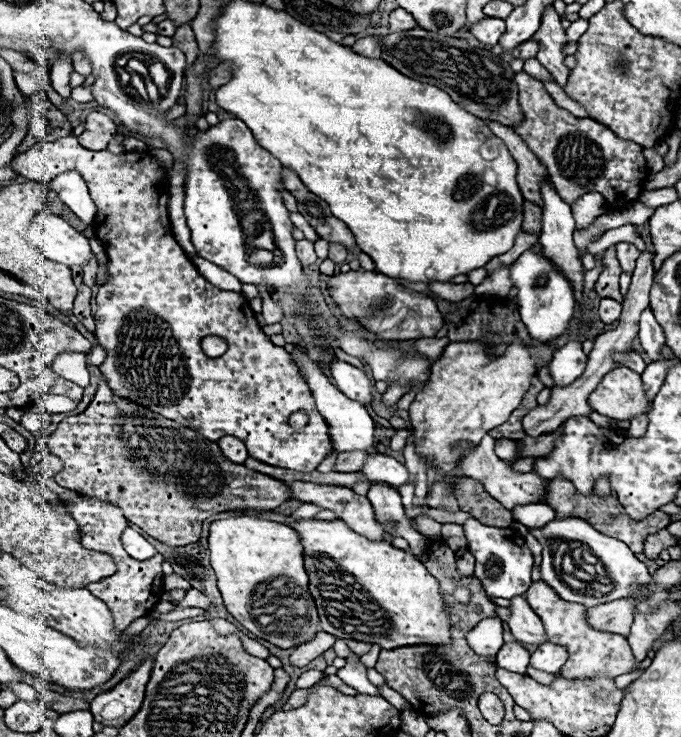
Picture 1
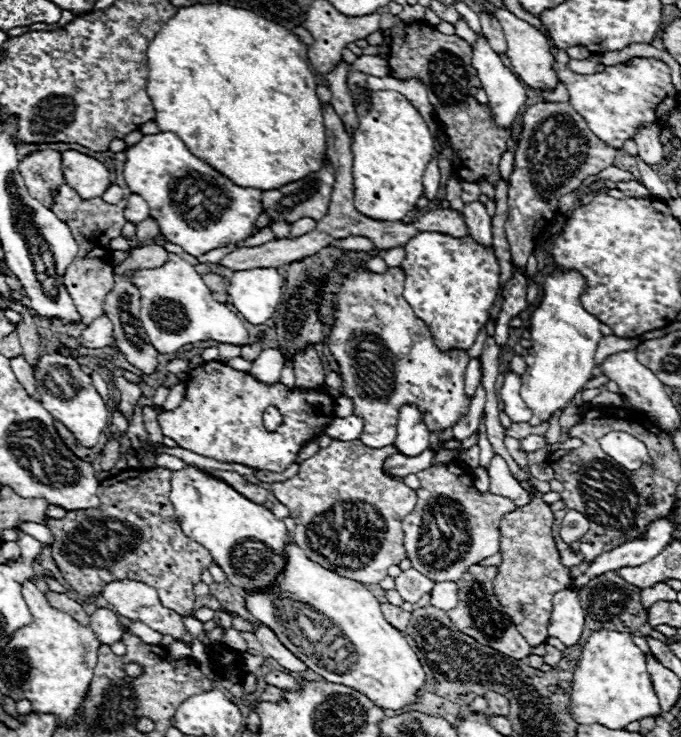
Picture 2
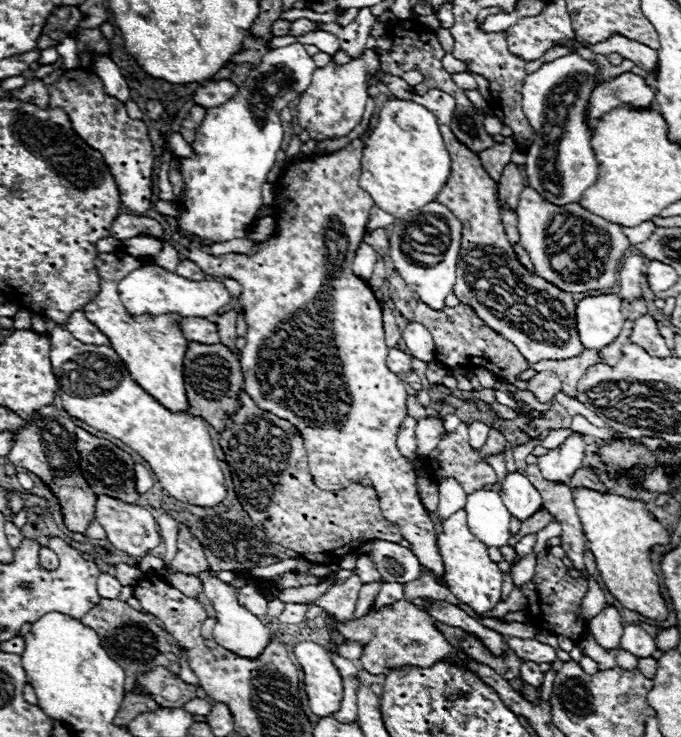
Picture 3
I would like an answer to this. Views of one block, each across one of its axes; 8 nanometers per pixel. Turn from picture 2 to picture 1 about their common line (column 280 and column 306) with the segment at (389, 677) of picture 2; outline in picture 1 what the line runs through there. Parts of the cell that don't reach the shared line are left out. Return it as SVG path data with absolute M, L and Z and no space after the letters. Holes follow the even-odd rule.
M234 516L210 524L208 546L210 564L218 576L224 606L246 630L282 650L306 644L320 632L318 612L308 592L304 546L296 530L254 516ZM280 576L290 578L294 584L268 584Z

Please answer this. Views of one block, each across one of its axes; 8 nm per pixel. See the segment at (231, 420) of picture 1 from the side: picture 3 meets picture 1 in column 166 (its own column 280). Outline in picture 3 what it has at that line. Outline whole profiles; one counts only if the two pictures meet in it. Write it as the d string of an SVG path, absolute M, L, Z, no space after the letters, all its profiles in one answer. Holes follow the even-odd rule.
M362 136L358 140L354 140L350 146L346 146L344 150L338 150L330 156L312 156L306 160L292 160L288 162L288 166L282 170L280 174L280 182L276 182L276 200L280 204L280 212L278 212L278 220L276 220L276 230L272 234L270 240L260 244L258 254L254 256L242 256L242 254L226 254L226 256L210 256L202 250L190 250L188 258L196 264L200 264L200 268L216 278L232 278L242 286L242 294L240 294L240 304L244 308L244 318L248 324L248 334L246 334L246 346L240 352L240 366L242 366L242 374L244 374L244 390L246 394L254 400L254 404L258 408L264 408L270 414L276 414L278 418L288 420L290 424L294 424L304 440L306 446L306 454L308 454L308 468L310 474L316 482L318 488L322 490L342 490L346 486L350 486L352 482L362 482L362 478L368 478L374 486L374 490L378 492L380 498L380 508L384 512L384 516L388 520L392 520L392 524L396 524L402 532L402 536L412 544L412 552L416 552L420 564L424 568L428 568L434 576L442 574L442 558L438 554L436 548L436 532L434 532L434 524L428 516L428 512L424 510L418 492L416 492L416 474L412 470L412 464L406 456L400 454L398 446L396 446L396 438L398 438L398 430L402 420L408 416L408 408L406 408L406 382L402 382L386 364L386 356L388 356L388 346L384 340L384 326L382 326L382 308L380 302L376 300L372 288L368 286L366 280L358 278L352 272L352 262L356 256L356 248L360 246L364 234L366 234L366 222L368 222L368 214L370 208L374 206L372 198L360 188L358 180L360 180L360 158L362 158L362 148L364 148L364 140L368 136Z

